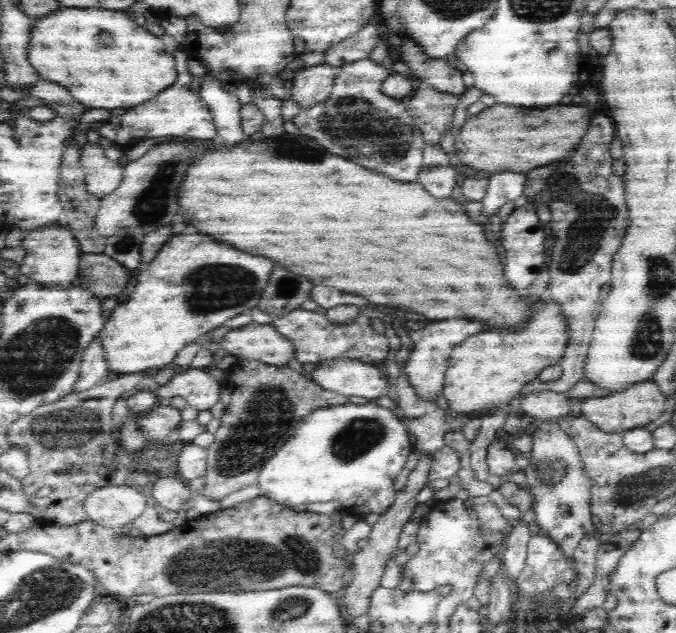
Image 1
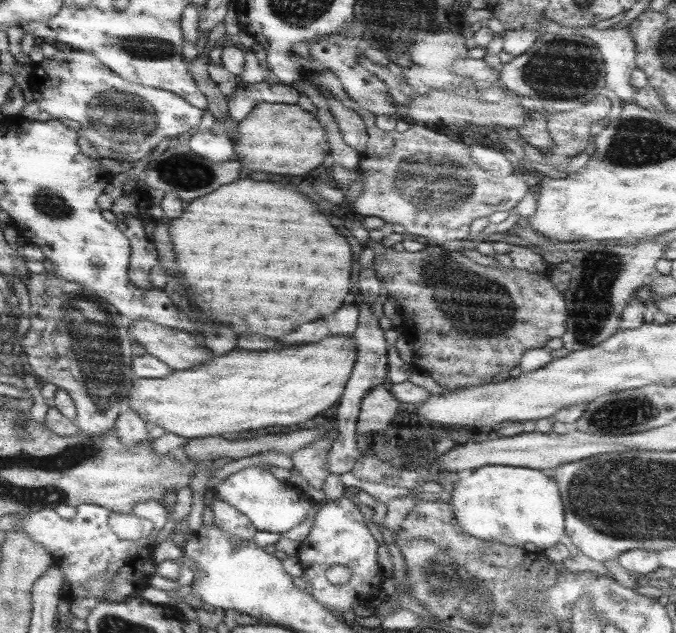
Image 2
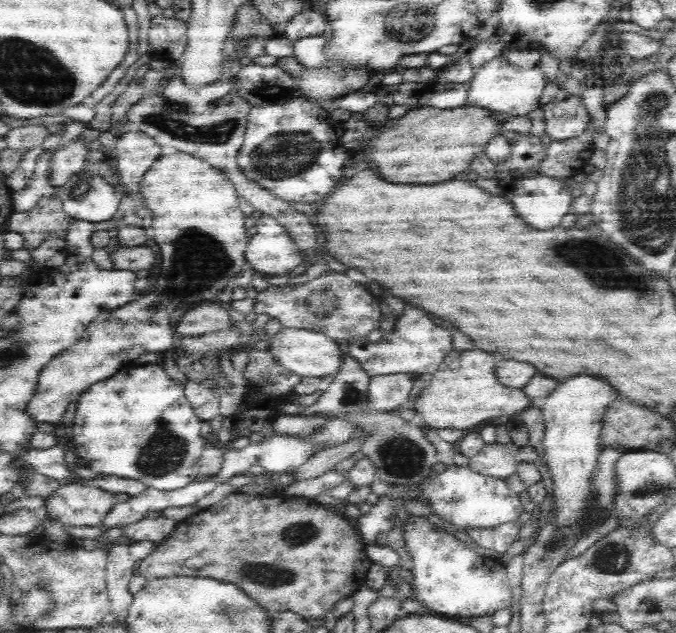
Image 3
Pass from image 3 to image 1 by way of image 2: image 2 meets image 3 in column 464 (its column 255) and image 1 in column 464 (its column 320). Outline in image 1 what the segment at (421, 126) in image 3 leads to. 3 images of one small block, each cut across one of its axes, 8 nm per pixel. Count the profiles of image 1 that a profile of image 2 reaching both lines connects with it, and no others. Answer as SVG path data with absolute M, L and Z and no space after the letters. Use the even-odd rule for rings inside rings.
M495 103L476 116L469 116L455 140L455 149L464 165L482 172L528 172L548 166L566 156L572 156L578 144L585 138L590 124L590 112L586 106L552 106L544 110L528 110L507 104ZM524 124L534 124L534 140L520 134Z

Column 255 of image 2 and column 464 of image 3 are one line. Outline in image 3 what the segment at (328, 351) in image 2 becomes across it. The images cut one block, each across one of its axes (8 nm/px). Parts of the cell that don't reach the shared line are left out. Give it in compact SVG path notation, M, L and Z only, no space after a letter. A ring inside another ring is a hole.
M454 350L454 354L450 354L438 371L431 375L432 380L424 386L416 402L415 410L422 413L426 426L432 429L450 428L468 431L490 418L521 414L534 406L537 401L529 398L523 390L510 390L506 386L500 386L496 376L498 360L502 358L482 350L466 350L466 352Z

